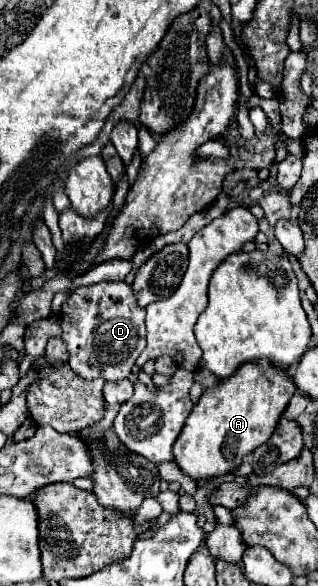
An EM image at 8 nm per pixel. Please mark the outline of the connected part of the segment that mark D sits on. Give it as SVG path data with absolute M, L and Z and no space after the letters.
M104 281L76 289L62 307L62 339L68 345L68 365L84 379L126 379L146 345L144 309L138 307L132 287L124 281Z

